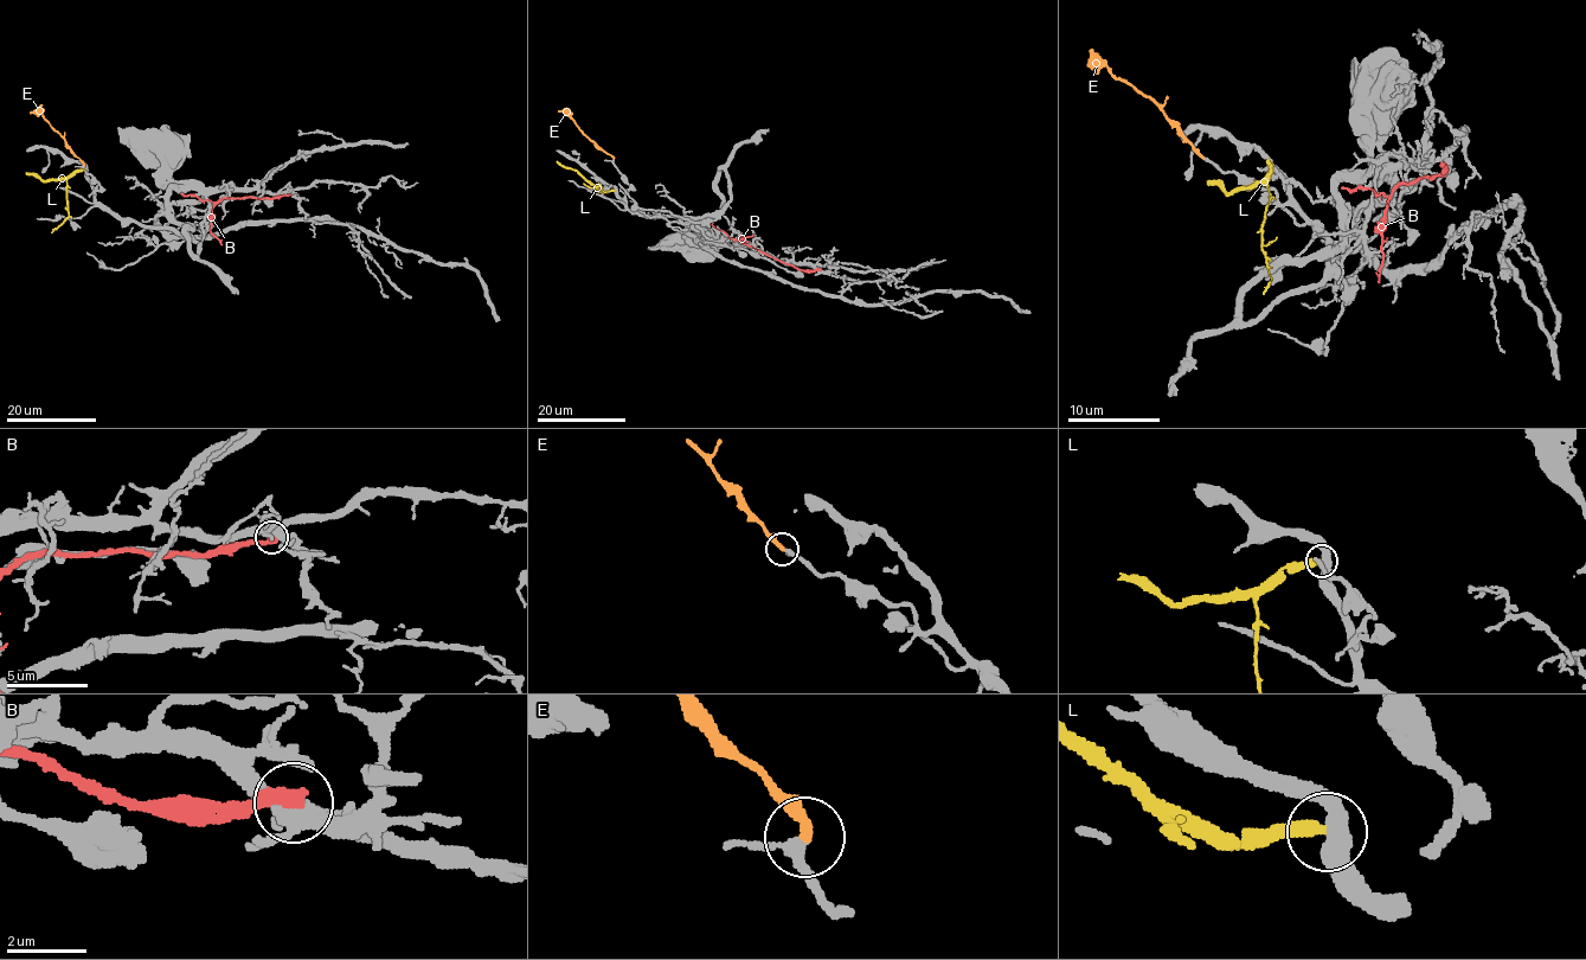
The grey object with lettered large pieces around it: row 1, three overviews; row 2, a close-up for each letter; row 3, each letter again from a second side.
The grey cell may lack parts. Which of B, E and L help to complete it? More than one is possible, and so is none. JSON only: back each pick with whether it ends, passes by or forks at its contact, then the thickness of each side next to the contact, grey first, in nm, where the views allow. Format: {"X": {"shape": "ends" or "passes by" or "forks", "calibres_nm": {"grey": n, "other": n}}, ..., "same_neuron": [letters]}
{"E": {"shape": "ends", "calibres_nm": {"grey": 220, "other": 280}}, "same_neuron": ["E"]}

